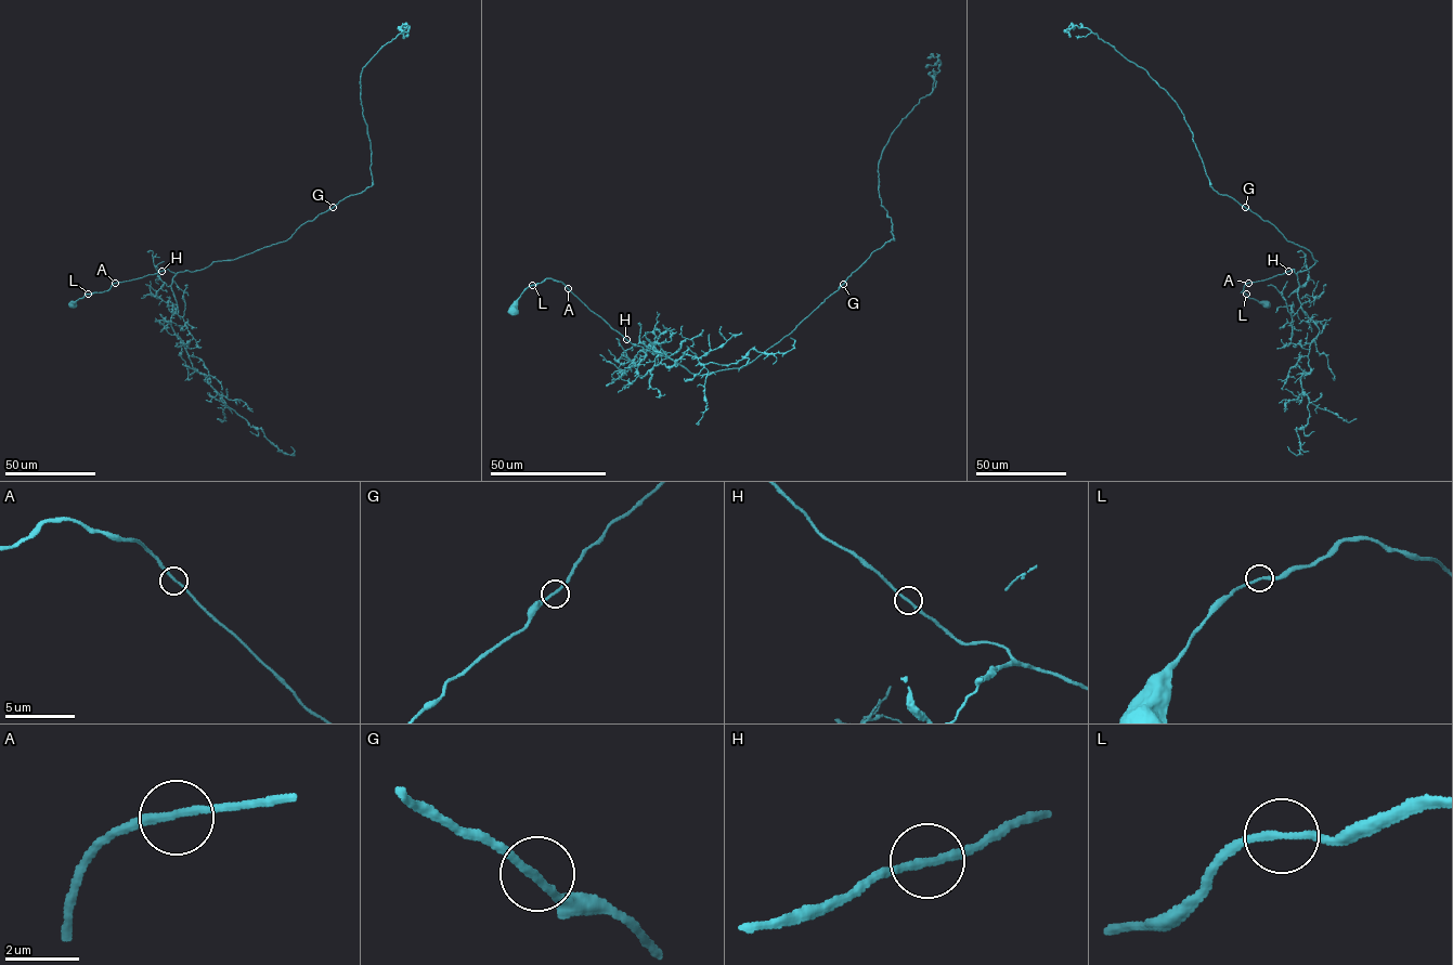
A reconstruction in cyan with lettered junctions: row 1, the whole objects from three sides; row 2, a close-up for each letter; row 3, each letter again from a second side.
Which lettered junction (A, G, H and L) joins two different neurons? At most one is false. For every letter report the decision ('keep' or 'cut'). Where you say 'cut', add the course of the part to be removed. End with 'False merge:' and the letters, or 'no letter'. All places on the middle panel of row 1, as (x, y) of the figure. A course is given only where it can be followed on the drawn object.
A: keep
G: keep
H: keep
L: keep
False merge: no letter

